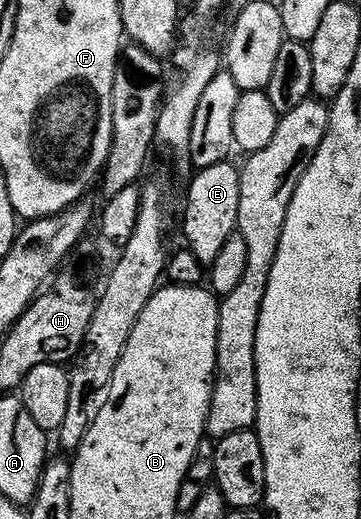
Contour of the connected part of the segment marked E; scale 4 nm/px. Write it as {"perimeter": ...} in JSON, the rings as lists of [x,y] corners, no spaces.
{"perimeter":[[[229,160],[212,163],[212,167],[197,170],[189,178],[190,186],[186,189],[186,206],[182,209],[182,233],[186,236],[185,248],[196,255],[196,259],[204,267],[208,267],[216,259],[220,247],[238,228],[238,212],[240,211],[240,179],[239,166],[230,165]]]}

